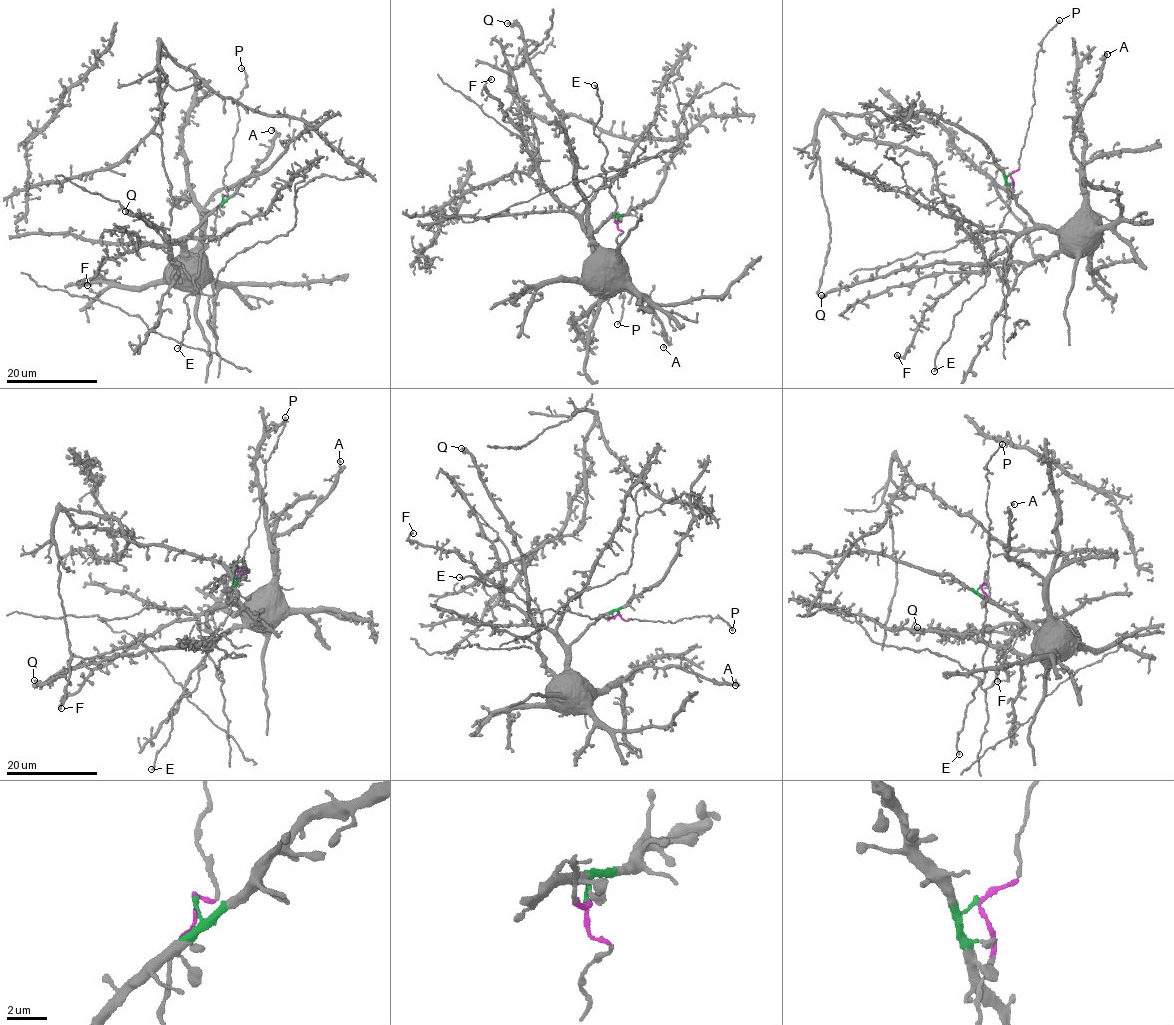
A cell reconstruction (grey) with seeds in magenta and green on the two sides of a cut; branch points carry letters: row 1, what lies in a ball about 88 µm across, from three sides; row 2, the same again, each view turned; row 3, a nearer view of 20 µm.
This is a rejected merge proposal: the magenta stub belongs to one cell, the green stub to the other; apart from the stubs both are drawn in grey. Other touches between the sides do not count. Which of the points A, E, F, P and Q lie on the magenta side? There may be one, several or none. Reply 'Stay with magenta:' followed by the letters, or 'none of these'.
Stay with magenta: E, P

